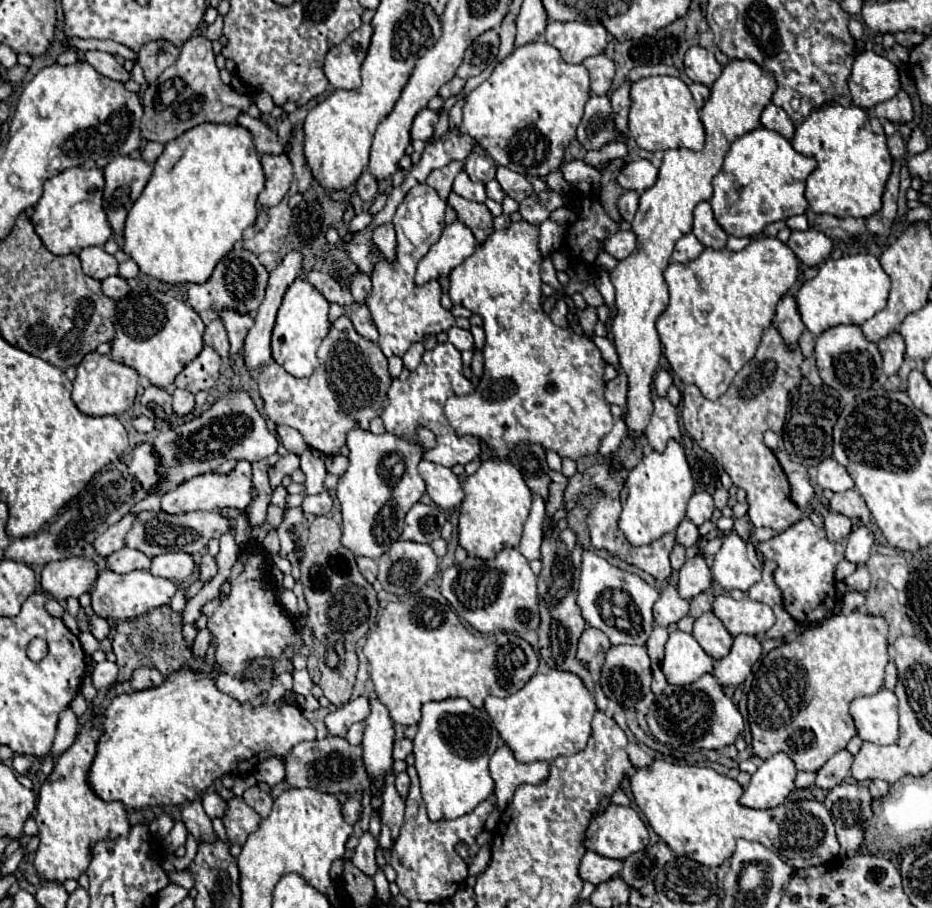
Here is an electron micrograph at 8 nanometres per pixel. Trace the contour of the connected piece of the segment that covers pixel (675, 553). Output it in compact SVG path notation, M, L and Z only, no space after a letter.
M674 546L674 550L672 550L672 554L670 554L670 562L672 562L672 568L674 570L678 570L684 562L686 562L686 548L684 546Z

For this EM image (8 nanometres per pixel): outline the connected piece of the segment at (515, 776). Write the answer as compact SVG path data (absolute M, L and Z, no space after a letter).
M500 746L492 760L490 760L490 774L496 782L496 798L498 798L498 808L504 810L508 802L512 800L514 790L520 784L540 784L548 778L550 774L550 764L548 762L518 762L514 758L514 752L508 746Z

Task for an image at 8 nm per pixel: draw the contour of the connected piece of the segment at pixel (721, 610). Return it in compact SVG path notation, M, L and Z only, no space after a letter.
M728 594L716 596L712 610L728 628L732 636L752 634L762 636L774 624L774 612L768 604L750 600L748 596L734 600Z

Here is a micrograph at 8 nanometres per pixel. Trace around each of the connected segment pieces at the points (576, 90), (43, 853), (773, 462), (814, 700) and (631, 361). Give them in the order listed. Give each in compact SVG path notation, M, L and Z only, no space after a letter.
M530 42L516 48L506 60L502 60L478 88L474 88L464 104L464 118L460 132L472 136L500 166L506 166L520 174L548 176L562 164L562 156L570 140L576 136L576 128L584 114L584 104L590 96L590 76L582 64L568 64L560 52L546 42Z
M90 708L90 720L78 732L74 744L58 758L52 774L46 778L38 792L36 824L40 830L40 846L36 850L34 866L44 880L64 882L68 878L78 880L90 864L90 848L104 838L116 838L128 834L128 814L122 802L104 802L88 784L88 770L98 752L98 740L102 736L102 708Z
M772 324L766 328L754 358L742 366L730 388L716 402L704 398L694 384L686 386L682 392L682 424L686 432L700 448L708 450L720 466L724 466L738 488L746 490L746 502L750 506L748 516L756 528L766 526L784 532L806 514L806 508L790 500L786 474L776 456L762 442L766 430L780 430L784 426L788 392L802 380L802 360L800 346L784 342L780 330Z
M850 612L836 614L818 626L802 632L794 642L786 642L764 656L754 674L752 690L748 694L748 722L752 730L752 748L760 758L770 758L776 752L786 752L796 758L798 770L820 770L836 752L856 736L850 704L856 696L876 694L884 688L884 670L888 656L888 624L882 616Z
M730 60L724 66L720 78L714 82L708 102L700 110L700 120L702 120L704 130L706 130L706 146L700 152L684 150L684 148L666 150L656 184L640 196L640 206L638 206L638 212L632 220L632 230L638 236L638 246L628 258L618 262L614 272L610 272L612 284L616 288L616 308L618 308L618 312L612 320L612 332L614 332L614 346L616 346L616 352L620 356L620 366L628 376L628 406L626 406L628 418L626 418L626 422L628 422L628 432L632 432L632 434L644 434L644 428L646 428L648 418L652 414L650 386L652 386L652 378L656 374L658 360L662 354L662 344L660 344L660 336L656 330L656 320L666 310L668 300L670 300L668 286L664 280L664 270L670 264L670 254L674 250L674 244L684 234L692 232L692 218L694 218L692 212L694 212L698 202L712 198L712 178L720 172L722 160L724 160L730 144L738 136L744 136L750 130L760 126L760 114L772 102L772 94L776 92L776 86L778 84L776 84L774 76L768 70L764 70L762 66L758 66L756 62L752 62L752 60Z

